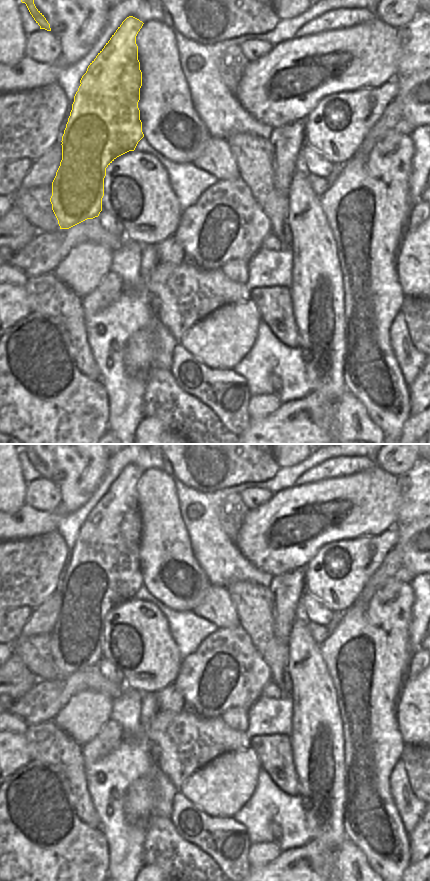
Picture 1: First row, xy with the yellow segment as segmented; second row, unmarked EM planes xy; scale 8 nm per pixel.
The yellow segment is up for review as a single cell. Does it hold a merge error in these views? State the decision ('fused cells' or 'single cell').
fused cells

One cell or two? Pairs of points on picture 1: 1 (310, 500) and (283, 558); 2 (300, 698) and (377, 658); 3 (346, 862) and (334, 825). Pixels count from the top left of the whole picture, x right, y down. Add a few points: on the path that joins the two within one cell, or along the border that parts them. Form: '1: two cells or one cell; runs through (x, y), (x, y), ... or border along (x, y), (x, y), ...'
1: one cell; runs through (290, 510), (269, 524), (263, 533), (265, 543)
2: two cells; border along (323, 660), (331, 678), (338, 705)
3: two cells; border along (346, 837), (334, 848), (328, 848), (317, 840)

